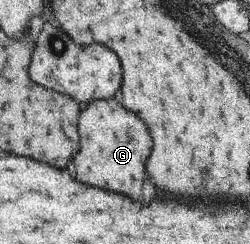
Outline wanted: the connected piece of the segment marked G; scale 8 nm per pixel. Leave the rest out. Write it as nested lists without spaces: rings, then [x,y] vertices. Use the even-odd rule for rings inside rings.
[[[116,98],[94,100],[80,112],[78,129],[80,152],[72,160],[76,180],[122,192],[126,196],[136,196],[136,200],[140,200],[146,180],[146,160],[152,150],[152,136],[142,118],[126,110]]]

